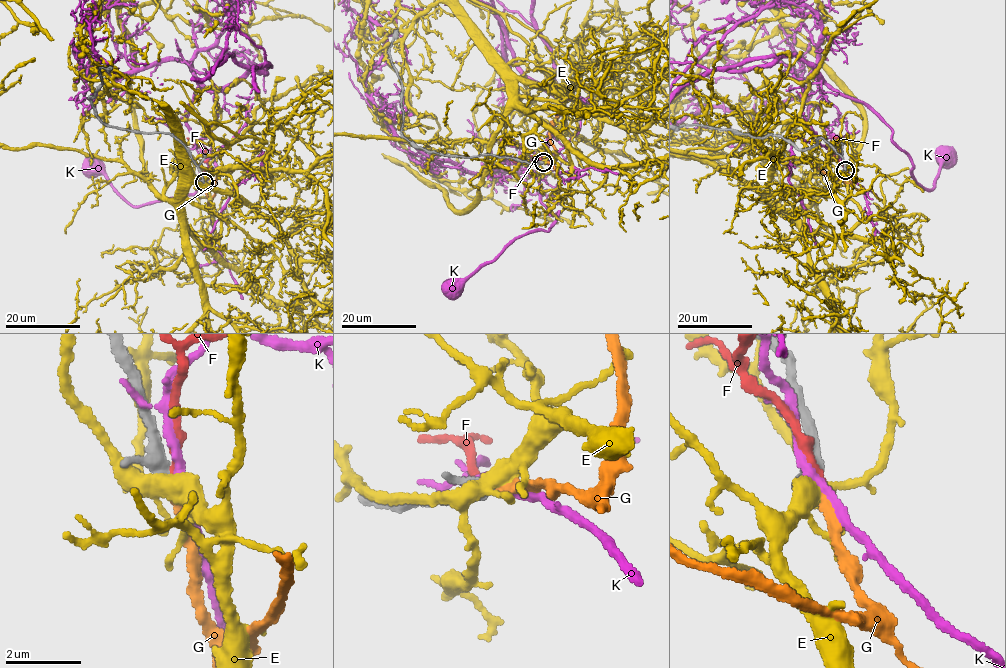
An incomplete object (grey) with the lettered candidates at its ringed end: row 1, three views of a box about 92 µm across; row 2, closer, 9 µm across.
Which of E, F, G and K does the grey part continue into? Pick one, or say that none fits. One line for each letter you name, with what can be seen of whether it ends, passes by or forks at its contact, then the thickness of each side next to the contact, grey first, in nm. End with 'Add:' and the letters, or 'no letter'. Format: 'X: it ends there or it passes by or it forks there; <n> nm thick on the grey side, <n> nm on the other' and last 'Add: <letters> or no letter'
G: it ends there; 280 nm thick on the grey side, 240 nm on the other
Add: G

